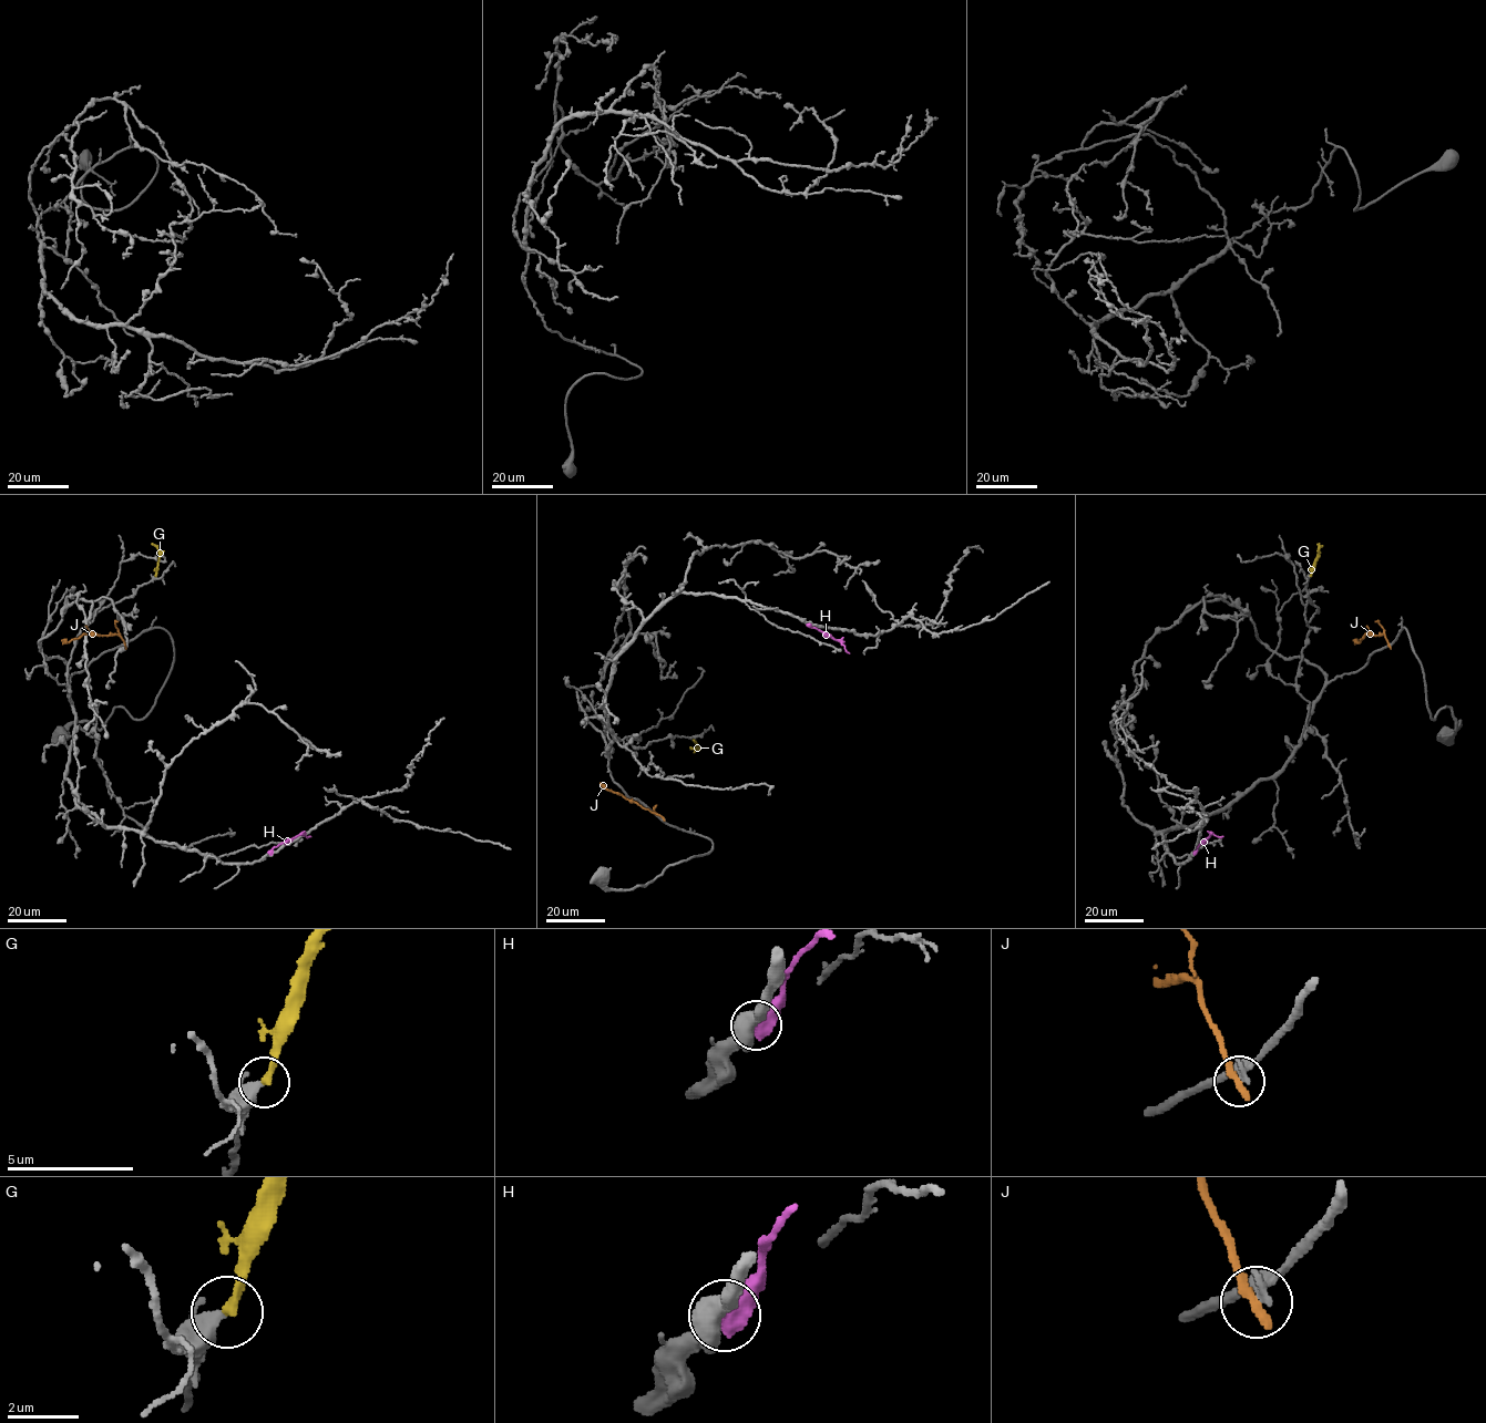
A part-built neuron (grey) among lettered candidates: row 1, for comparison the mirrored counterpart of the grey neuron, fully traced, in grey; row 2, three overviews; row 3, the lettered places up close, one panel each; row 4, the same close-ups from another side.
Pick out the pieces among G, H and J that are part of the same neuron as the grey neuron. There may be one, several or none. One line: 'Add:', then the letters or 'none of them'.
Add: none of them

